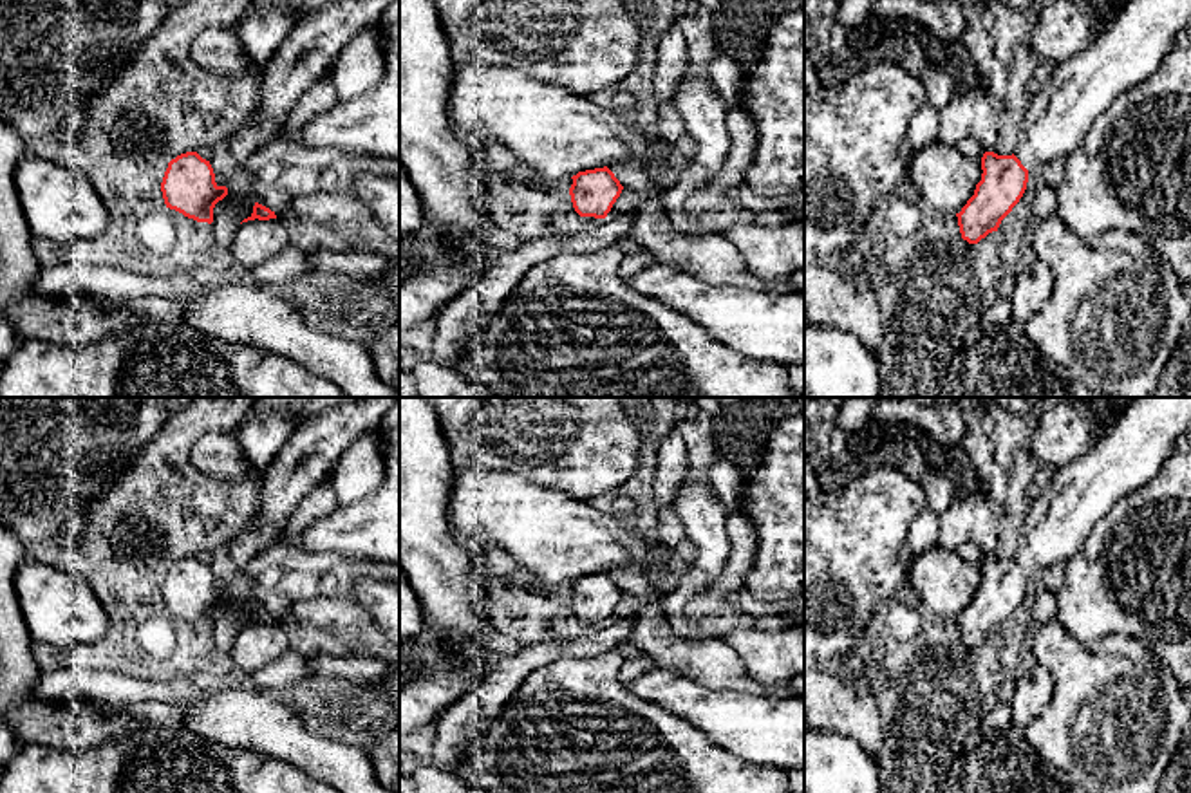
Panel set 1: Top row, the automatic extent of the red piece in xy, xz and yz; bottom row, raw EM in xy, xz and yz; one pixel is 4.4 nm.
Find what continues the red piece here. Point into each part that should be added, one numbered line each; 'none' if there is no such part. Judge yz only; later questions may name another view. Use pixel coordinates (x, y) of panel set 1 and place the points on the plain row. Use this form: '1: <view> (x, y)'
1: yz (1134, 450)

